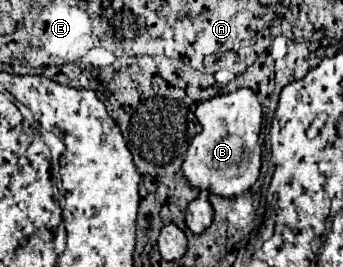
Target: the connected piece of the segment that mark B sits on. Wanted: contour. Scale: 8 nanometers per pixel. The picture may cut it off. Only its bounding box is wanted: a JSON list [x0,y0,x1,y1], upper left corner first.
[177,88,263,198]

